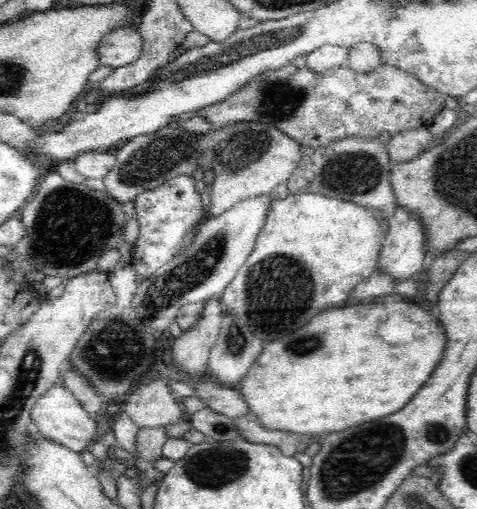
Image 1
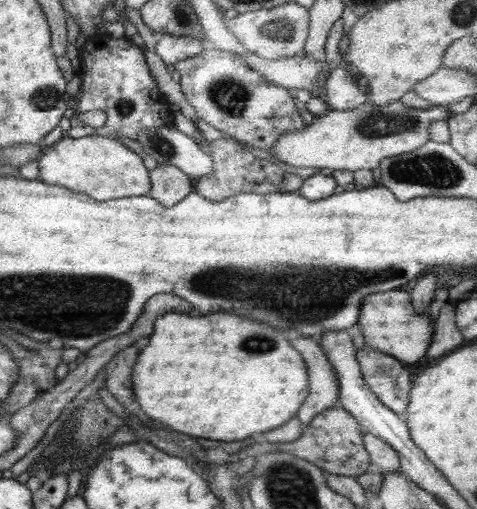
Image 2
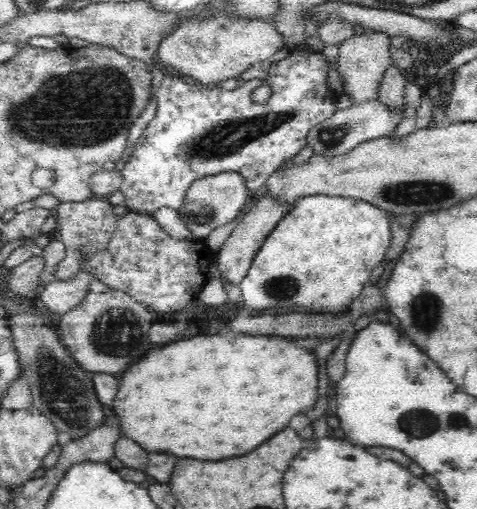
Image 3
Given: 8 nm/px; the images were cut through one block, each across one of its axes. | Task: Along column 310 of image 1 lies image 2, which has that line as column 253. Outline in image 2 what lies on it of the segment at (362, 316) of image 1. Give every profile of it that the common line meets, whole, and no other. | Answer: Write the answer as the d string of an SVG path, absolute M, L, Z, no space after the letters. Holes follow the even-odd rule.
M222 312L200 318L184 314L164 314L156 318L154 334L140 352L132 378L136 398L150 418L184 434L224 442L243 441L250 434L286 424L297 416L309 391L306 363L279 330Z

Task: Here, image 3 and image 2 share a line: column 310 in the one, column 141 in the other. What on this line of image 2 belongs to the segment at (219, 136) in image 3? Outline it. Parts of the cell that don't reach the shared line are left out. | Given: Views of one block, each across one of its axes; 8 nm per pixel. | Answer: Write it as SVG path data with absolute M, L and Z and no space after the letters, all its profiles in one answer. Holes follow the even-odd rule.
M126 36L117 38L115 49L89 40L82 51L82 74L80 100L71 103L77 112L88 110L104 110L106 125L102 128L91 128L78 118L72 117L66 121L65 132L70 138L84 138L86 136L102 136L121 140L129 138L136 140L142 130L156 130L162 126L173 127L172 111L174 106L160 92L156 79L151 75L144 50L134 45Z

